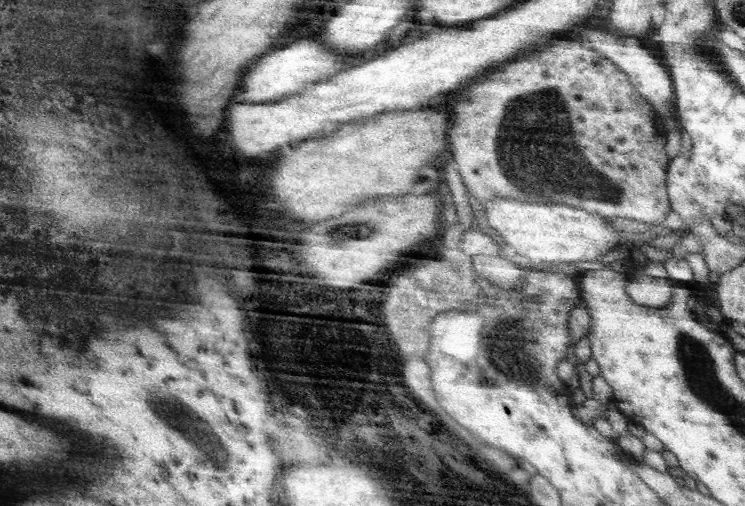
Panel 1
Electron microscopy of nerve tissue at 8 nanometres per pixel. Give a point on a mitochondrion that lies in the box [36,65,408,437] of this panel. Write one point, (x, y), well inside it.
(84, 186)

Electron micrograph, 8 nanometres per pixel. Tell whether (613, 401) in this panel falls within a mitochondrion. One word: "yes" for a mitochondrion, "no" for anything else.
no

